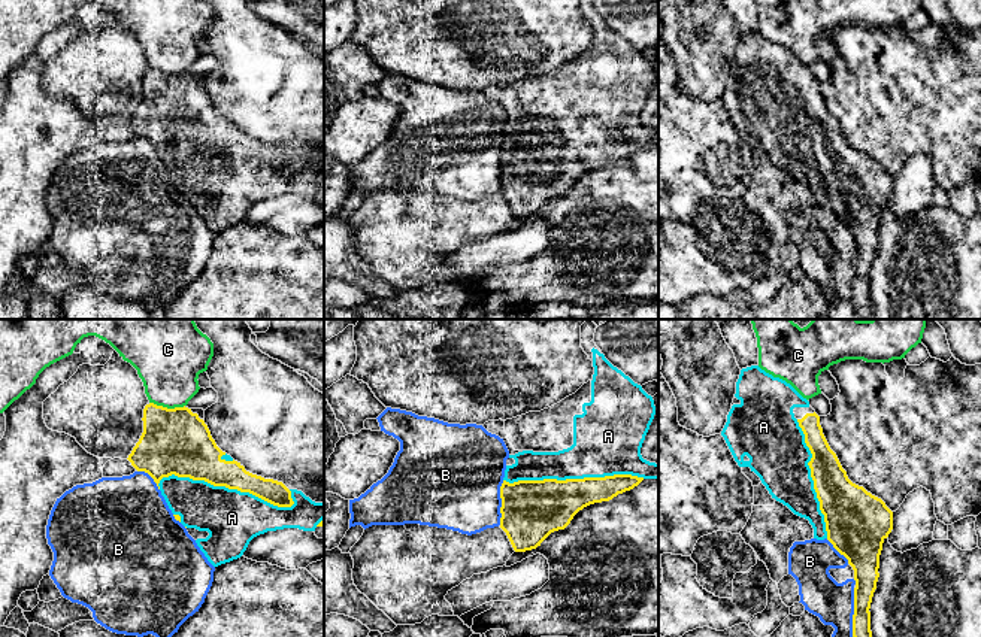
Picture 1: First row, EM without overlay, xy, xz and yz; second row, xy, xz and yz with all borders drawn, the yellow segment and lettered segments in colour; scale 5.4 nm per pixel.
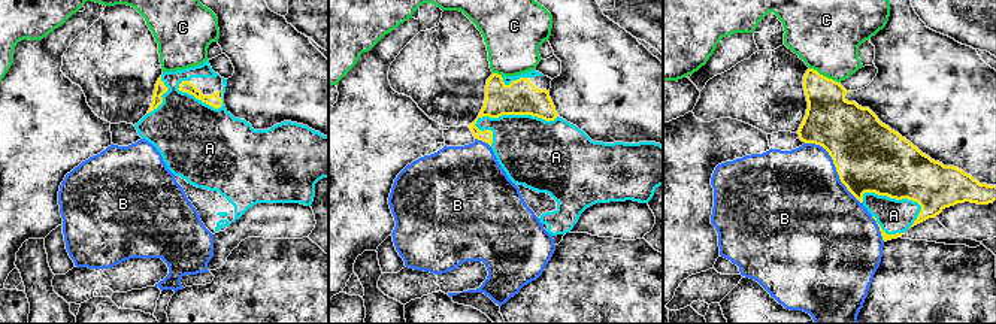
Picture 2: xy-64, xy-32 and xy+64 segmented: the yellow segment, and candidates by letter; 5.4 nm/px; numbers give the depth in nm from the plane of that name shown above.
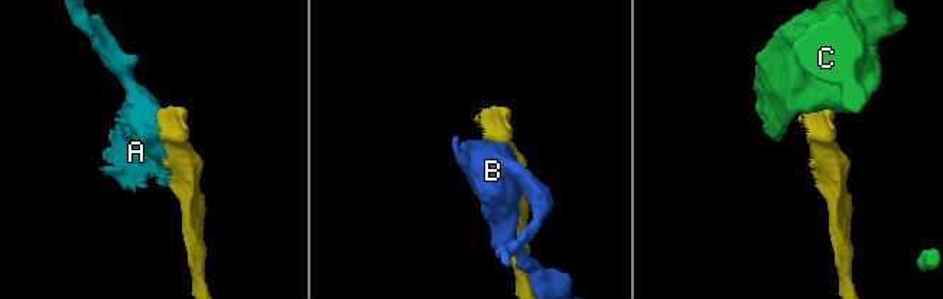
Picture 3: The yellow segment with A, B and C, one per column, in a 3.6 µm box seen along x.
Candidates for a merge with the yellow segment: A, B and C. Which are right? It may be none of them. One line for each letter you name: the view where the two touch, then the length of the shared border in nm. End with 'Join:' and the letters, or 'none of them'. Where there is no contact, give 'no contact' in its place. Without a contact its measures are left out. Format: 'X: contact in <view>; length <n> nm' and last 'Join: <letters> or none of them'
A: contact in xy; length 750 nm
Join: A

